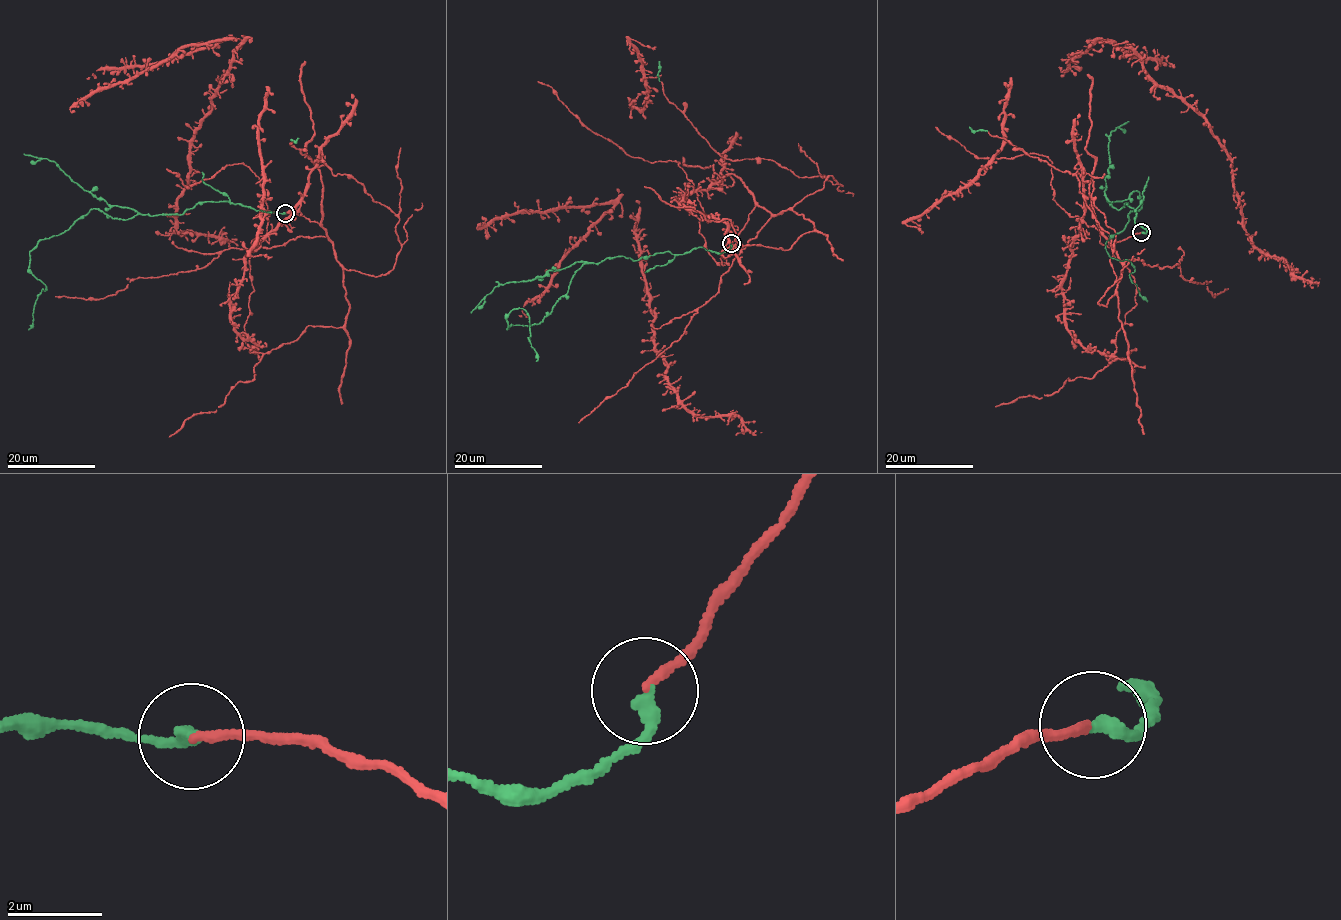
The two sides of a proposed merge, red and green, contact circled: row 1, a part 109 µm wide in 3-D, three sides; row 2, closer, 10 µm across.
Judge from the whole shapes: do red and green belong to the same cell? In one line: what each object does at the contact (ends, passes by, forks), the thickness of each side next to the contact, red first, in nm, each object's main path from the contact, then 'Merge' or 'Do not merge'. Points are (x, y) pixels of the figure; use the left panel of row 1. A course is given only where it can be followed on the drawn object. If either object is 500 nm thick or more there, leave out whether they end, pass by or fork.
At the ring red ends. At the ring green ends. Thickness 180 nm (red) against 280 nm. Course of red: (285, 213), (321, 225), (349, 313), (258, 353), (245, 324), (267, 191), (242, 164), (187, 188), (166, 168). Course of green: (285, 213), (227, 201), (126, 219), (92, 209), (29, 252), (30, 271), (46, 289), (28, 329). Merge

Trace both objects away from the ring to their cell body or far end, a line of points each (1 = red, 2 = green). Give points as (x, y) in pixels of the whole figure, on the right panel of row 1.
1: (1141, 233), (1112, 246), (1136, 349), (1110, 362), (1134, 277), (1052, 198), (1052, 163), (975, 157), (935, 126)
2: (1141, 233), (1132, 208), (1106, 199), (1140, 196), (1142, 208), (1105, 244), (1131, 263), (1130, 279), (1147, 301)

